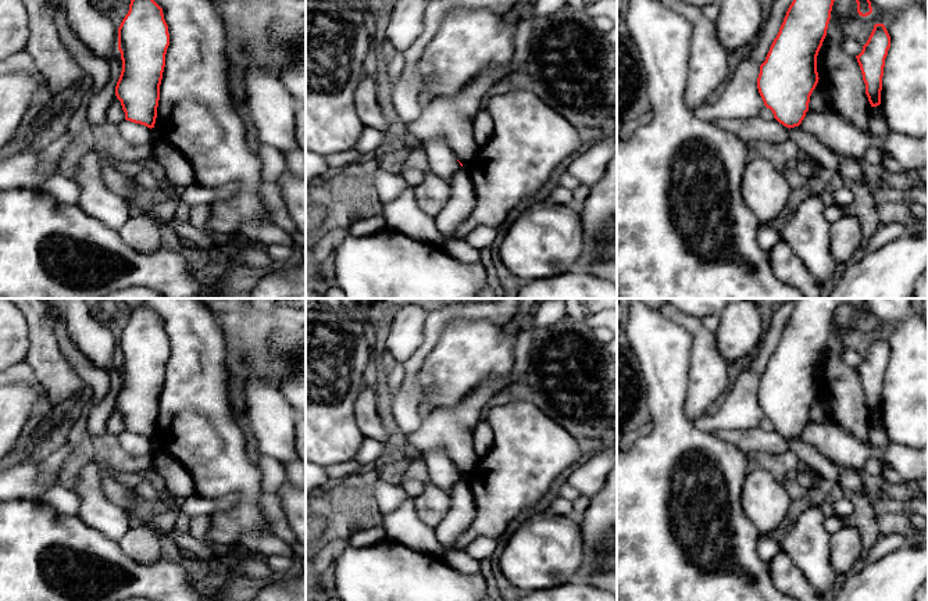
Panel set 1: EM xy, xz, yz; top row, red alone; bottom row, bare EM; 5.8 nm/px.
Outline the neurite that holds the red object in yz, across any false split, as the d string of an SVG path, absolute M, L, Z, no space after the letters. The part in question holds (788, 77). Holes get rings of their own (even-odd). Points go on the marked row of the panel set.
M793 0L760 65L757 89L774 118L786 128L802 124L818 83L817 56L835 0Z

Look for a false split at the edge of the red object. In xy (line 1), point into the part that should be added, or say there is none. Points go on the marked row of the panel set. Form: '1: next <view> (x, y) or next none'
1: next none

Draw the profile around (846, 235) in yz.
M843 215L831 223L831 253L836 262L850 261L863 242L863 226L859 219Z

